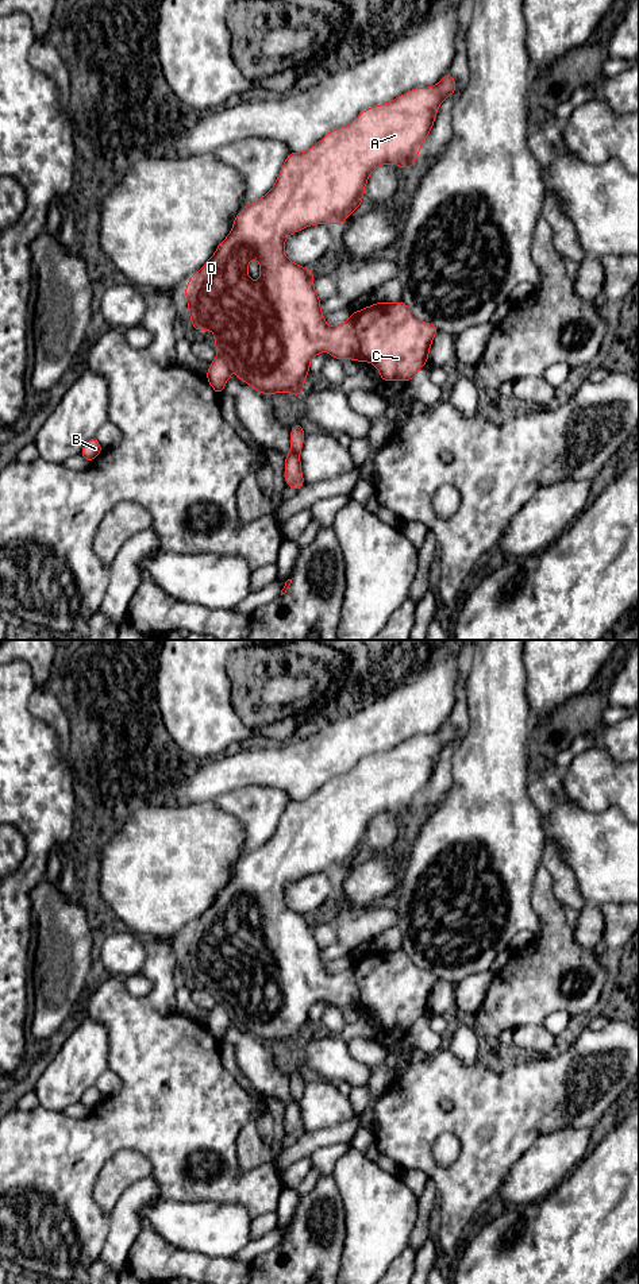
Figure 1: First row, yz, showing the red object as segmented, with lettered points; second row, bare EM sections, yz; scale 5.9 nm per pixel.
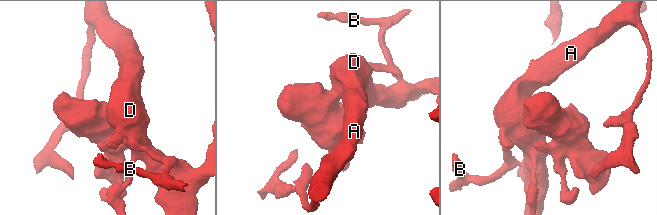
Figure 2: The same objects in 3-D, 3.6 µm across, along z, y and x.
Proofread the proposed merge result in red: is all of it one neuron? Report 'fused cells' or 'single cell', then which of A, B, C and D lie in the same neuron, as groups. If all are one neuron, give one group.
single cell | A B C D

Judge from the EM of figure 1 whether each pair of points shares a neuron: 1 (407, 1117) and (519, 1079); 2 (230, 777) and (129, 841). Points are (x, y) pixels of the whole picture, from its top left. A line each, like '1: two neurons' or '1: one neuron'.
1: one neuron
2: two neurons

